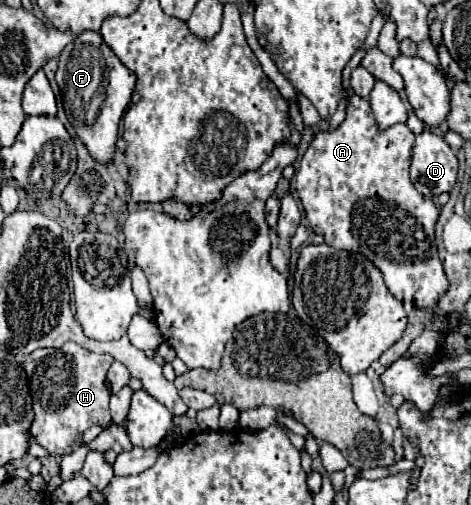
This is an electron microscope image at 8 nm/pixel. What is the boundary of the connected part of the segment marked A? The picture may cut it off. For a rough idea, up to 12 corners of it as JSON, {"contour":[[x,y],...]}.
{"contour":[[354,94],[296,174],[326,244],[406,306],[448,292],[414,134]]}

